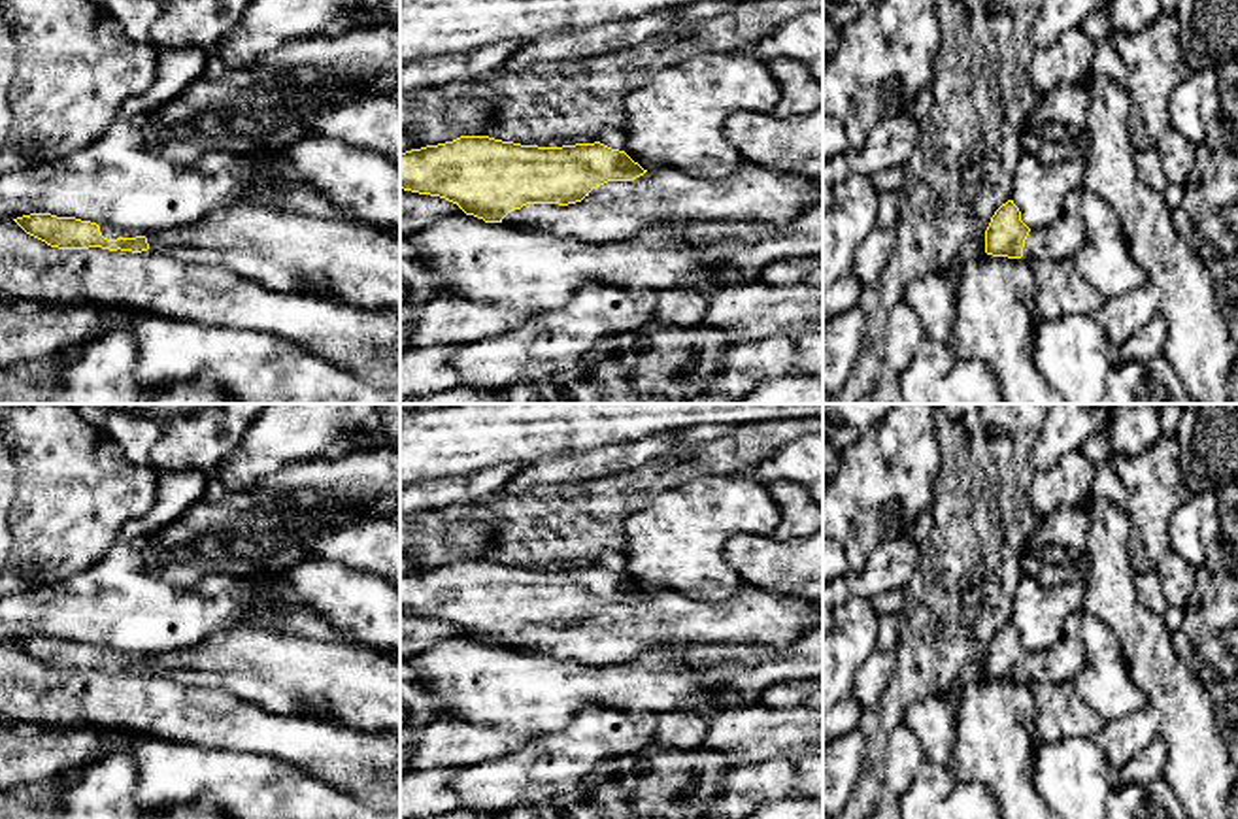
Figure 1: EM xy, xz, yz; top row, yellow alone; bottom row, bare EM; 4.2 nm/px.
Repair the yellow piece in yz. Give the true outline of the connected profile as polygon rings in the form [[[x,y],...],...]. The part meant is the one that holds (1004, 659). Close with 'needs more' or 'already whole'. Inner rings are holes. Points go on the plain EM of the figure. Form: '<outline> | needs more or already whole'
[[[1008,623],[985,653],[985,676],[1008,681],[1072,681],[1083,666],[1083,645],[1076,636],[1064,636],[1053,647],[1030,653],[1021,644],[1021,634]]] | needs more

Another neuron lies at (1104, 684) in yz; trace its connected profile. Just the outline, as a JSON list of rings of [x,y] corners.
[[[1081,610],[1066,619],[1064,634],[1083,645],[1083,666],[1072,679],[1074,689],[1104,723],[1149,704],[1130,677],[1117,634],[1106,623]]]

